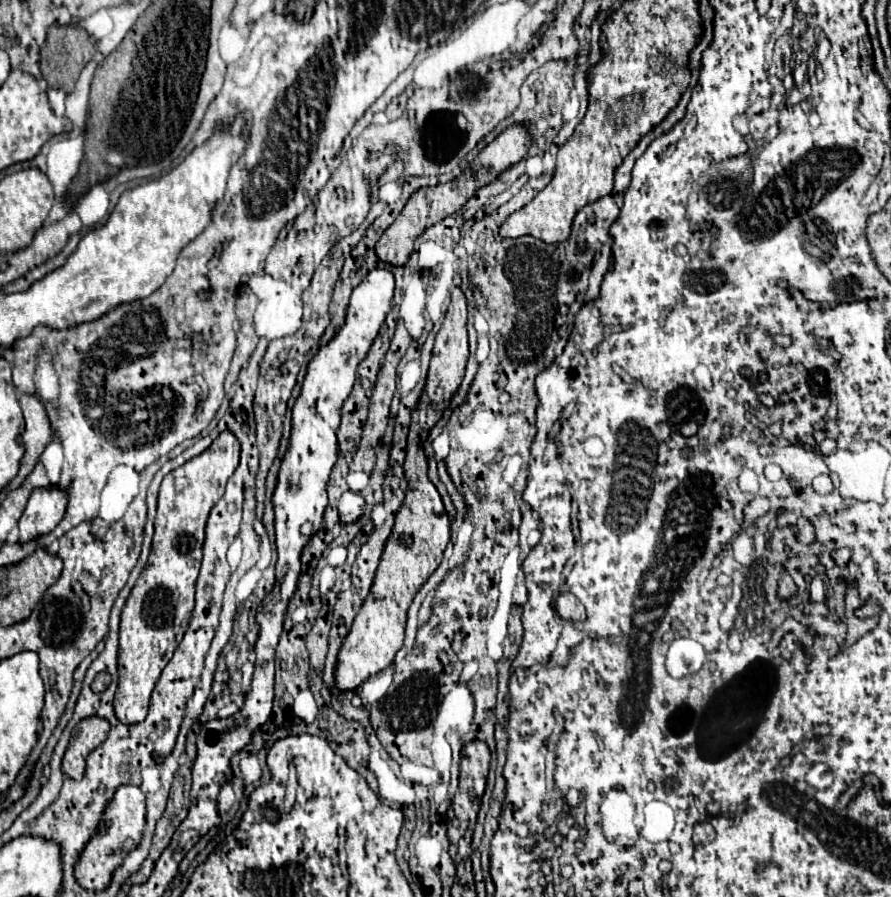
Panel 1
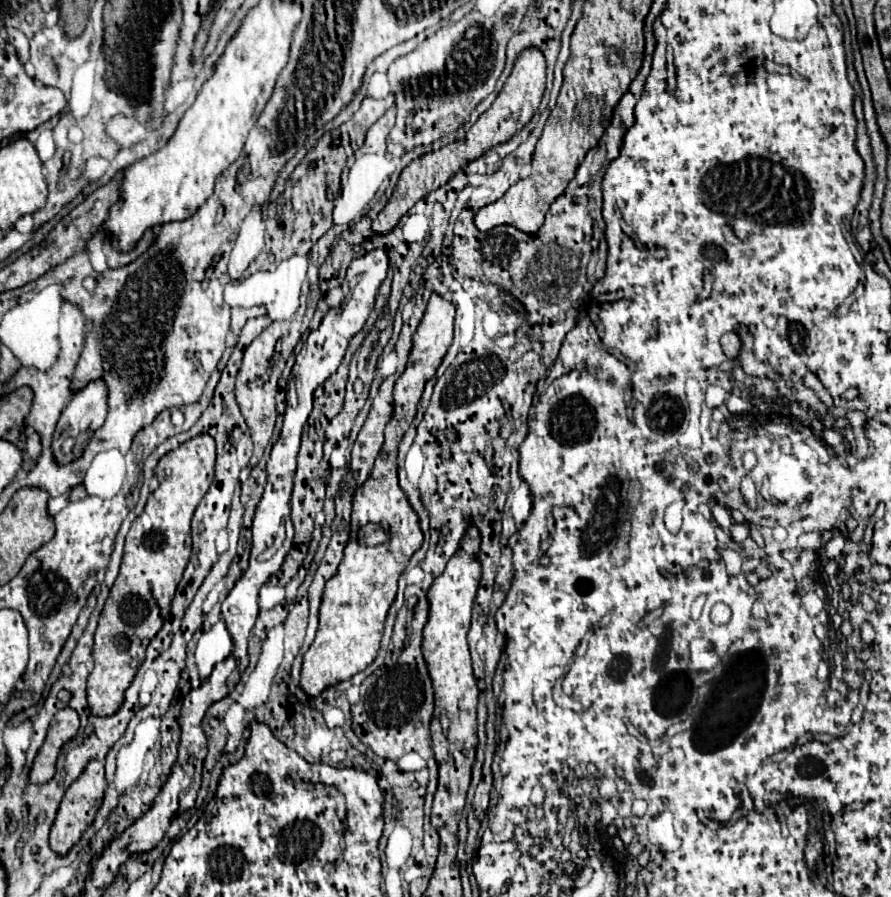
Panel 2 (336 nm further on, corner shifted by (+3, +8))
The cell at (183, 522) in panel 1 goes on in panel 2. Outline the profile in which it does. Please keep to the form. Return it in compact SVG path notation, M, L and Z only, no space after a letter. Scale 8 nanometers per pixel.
M202 433L184 441L174 451L168 451L154 469L154 477L160 485L150 493L142 515L136 517L126 535L120 573L110 589L94 633L94 669L88 675L86 697L90 711L98 717L116 713L120 701L124 701L124 691L144 661L150 639L160 631L164 617L170 613L172 597L192 551L190 519L212 485L214 463L216 445L208 433Z

